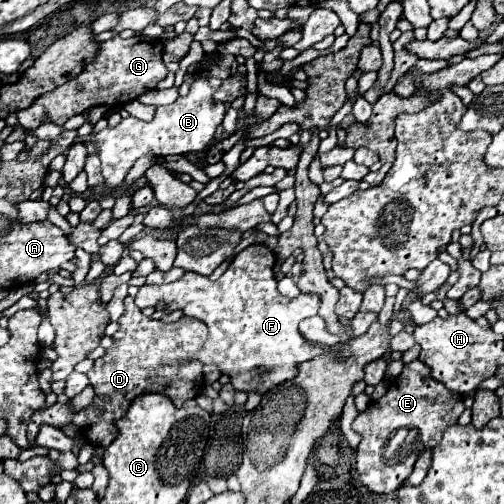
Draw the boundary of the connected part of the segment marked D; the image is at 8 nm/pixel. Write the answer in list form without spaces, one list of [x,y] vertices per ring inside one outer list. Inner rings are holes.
[[[134,297],[124,299],[126,313],[118,321],[118,331],[112,335],[114,343],[106,349],[104,357],[94,361],[90,369],[90,385],[96,395],[90,407],[82,409],[90,417],[90,425],[80,429],[80,437],[98,447],[108,447],[116,439],[114,421],[120,419],[130,407],[132,399],[142,393],[162,393],[172,399],[176,407],[182,407],[184,401],[196,397],[202,391],[202,363],[190,361],[184,367],[164,367],[164,353],[198,353],[202,349],[208,329],[202,321],[182,317],[178,323],[162,323],[158,319],[142,315],[134,305]],[[94,403],[100,403],[94,407]]]

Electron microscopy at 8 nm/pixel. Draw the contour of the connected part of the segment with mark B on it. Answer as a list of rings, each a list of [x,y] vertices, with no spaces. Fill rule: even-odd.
[[[220,59],[216,63],[212,63],[210,67],[206,67],[206,71],[192,83],[190,93],[186,97],[178,97],[172,105],[166,107],[158,107],[156,115],[150,123],[140,121],[136,117],[126,117],[122,119],[116,127],[106,127],[100,133],[94,135],[94,139],[86,145],[88,153],[98,153],[100,161],[102,161],[102,175],[104,175],[104,183],[108,189],[116,189],[124,175],[130,171],[130,167],[134,165],[134,161],[142,155],[156,155],[156,157],[164,157],[164,155],[186,155],[192,151],[202,151],[208,147],[208,143],[212,141],[218,125],[224,119],[224,105],[212,101],[214,91],[220,87],[220,83],[230,75],[230,63],[228,59]]]

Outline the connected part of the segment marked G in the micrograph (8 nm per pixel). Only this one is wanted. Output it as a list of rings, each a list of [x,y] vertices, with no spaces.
[[[116,35],[114,39],[100,43],[96,57],[92,57],[92,61],[84,65],[84,71],[76,79],[56,87],[50,93],[40,95],[34,101],[34,105],[30,105],[24,111],[18,111],[16,113],[18,125],[30,131],[38,129],[44,113],[52,119],[52,123],[64,125],[70,117],[90,107],[116,105],[116,103],[124,105],[128,101],[138,99],[138,95],[156,89],[158,81],[162,81],[168,75],[168,69],[162,61],[162,49],[164,49],[164,43],[160,39],[152,39],[146,35],[134,35],[130,39],[122,39]]]

